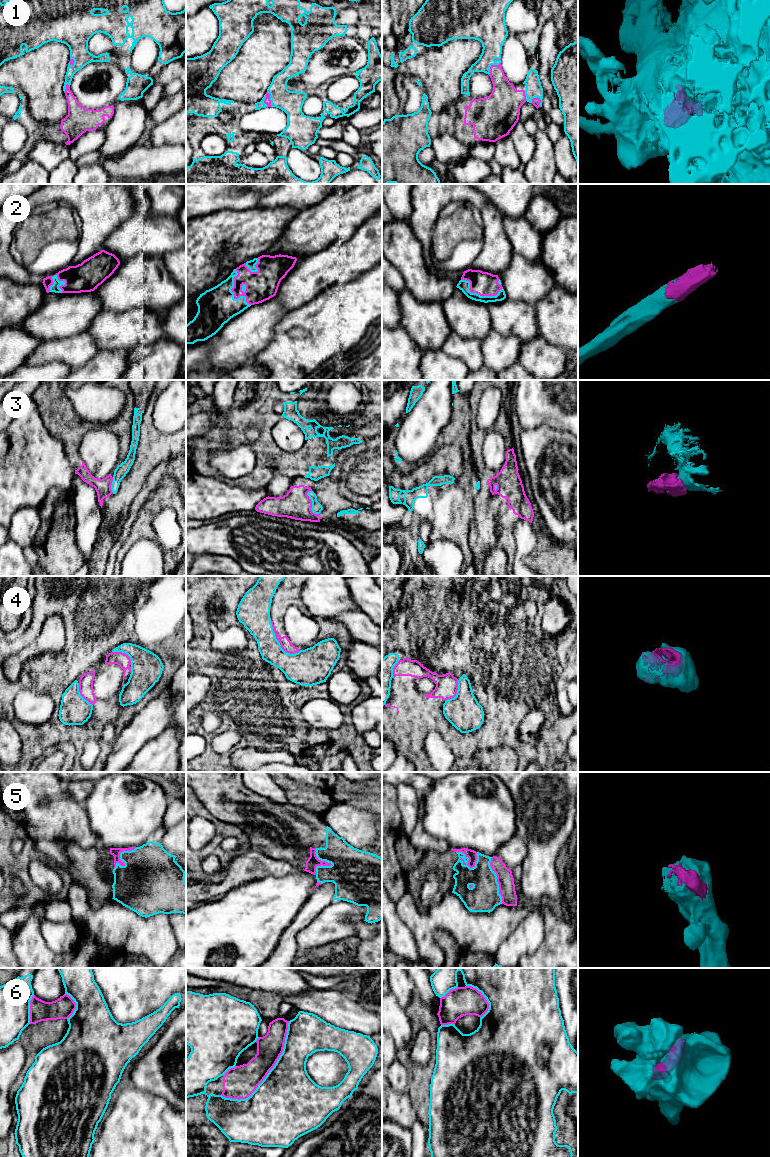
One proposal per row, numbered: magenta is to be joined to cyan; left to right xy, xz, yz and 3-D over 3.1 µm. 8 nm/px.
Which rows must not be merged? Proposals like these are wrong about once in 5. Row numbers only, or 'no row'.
3, 4, 6

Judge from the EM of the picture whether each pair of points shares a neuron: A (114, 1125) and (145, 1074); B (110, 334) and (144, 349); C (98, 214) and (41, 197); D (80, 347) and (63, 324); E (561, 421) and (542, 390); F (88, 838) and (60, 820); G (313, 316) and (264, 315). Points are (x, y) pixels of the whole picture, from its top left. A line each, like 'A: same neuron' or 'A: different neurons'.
A: different neurons
B: different neurons
C: same neuron
D: different neurons
E: same neuron
F: same neuron
G: different neurons

